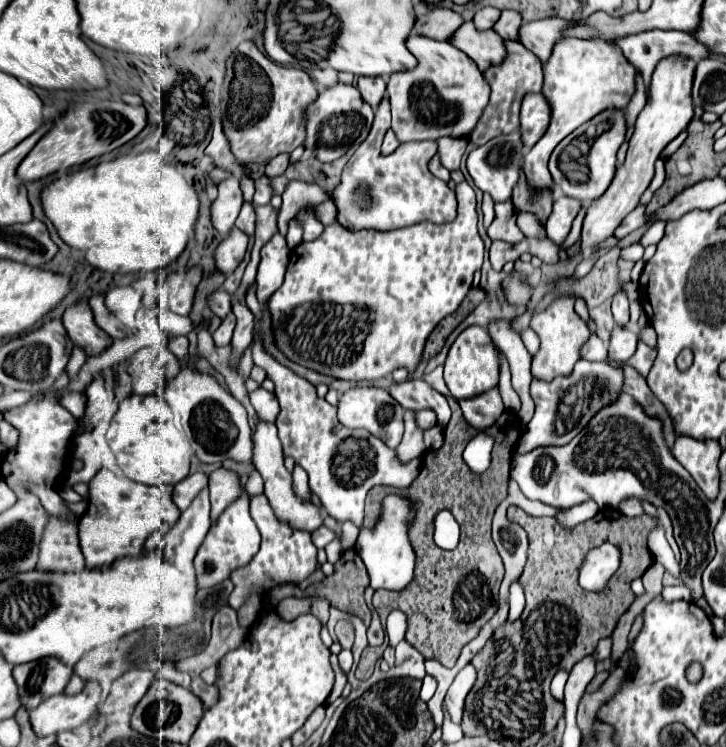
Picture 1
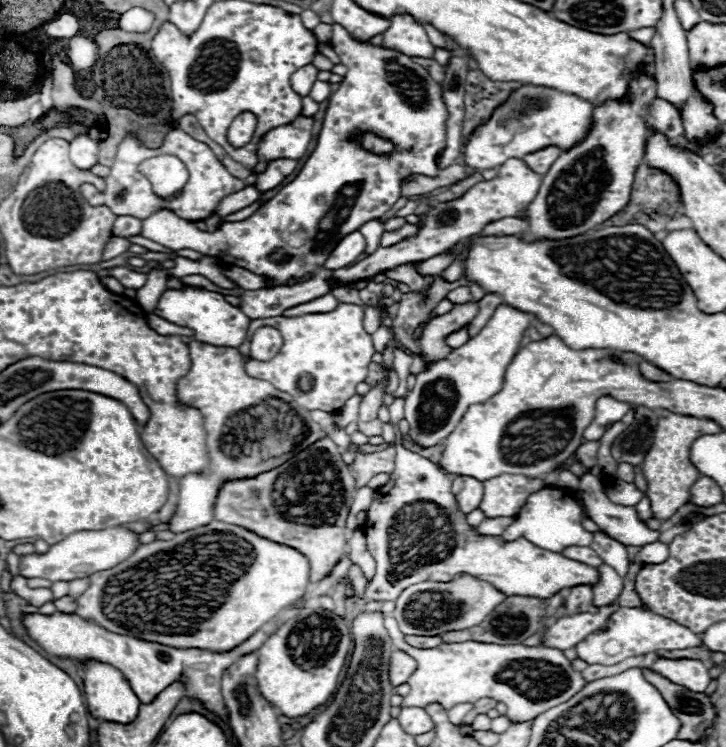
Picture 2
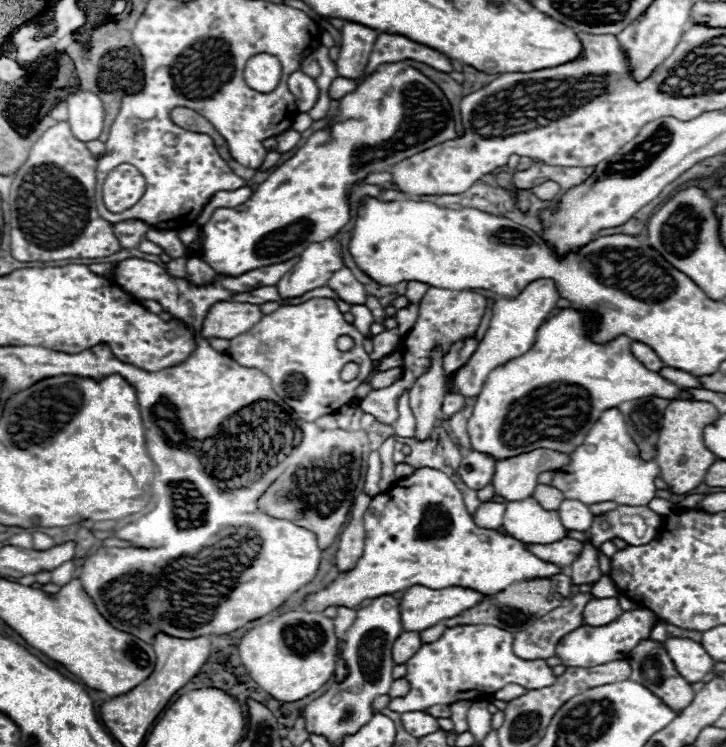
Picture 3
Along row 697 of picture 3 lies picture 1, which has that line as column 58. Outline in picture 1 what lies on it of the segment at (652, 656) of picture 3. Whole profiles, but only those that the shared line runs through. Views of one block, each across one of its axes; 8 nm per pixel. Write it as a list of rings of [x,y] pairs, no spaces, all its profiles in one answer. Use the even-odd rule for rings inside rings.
[[[48,656],[34,660],[32,664],[18,664],[14,666],[12,674],[20,688],[22,706],[32,710],[46,698],[62,694],[74,674],[74,668],[68,668],[68,664]]]

